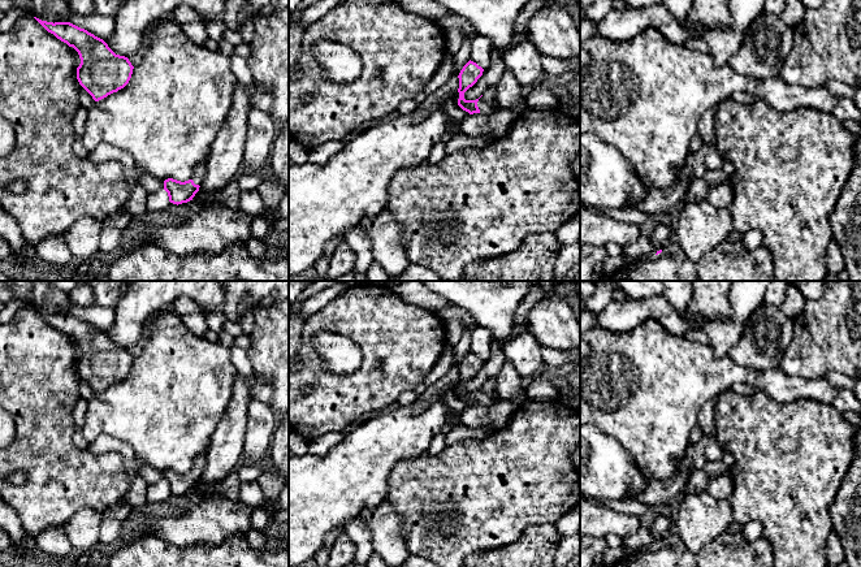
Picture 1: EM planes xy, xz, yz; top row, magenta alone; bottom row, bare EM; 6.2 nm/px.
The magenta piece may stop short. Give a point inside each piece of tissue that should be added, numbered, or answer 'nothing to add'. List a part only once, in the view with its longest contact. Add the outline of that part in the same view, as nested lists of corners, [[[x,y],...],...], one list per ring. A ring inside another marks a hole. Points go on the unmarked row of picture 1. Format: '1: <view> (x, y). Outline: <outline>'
1: xz (487, 394). Outline: [[[488,380],[477,393],[480,404],[486,406],[486,407],[492,406],[496,402],[496,397],[497,397],[496,382],[494,380]]]

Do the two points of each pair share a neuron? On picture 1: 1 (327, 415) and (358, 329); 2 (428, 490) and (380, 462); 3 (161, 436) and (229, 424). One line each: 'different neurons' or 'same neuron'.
1: same neuron
2: different neurons
3: different neurons

